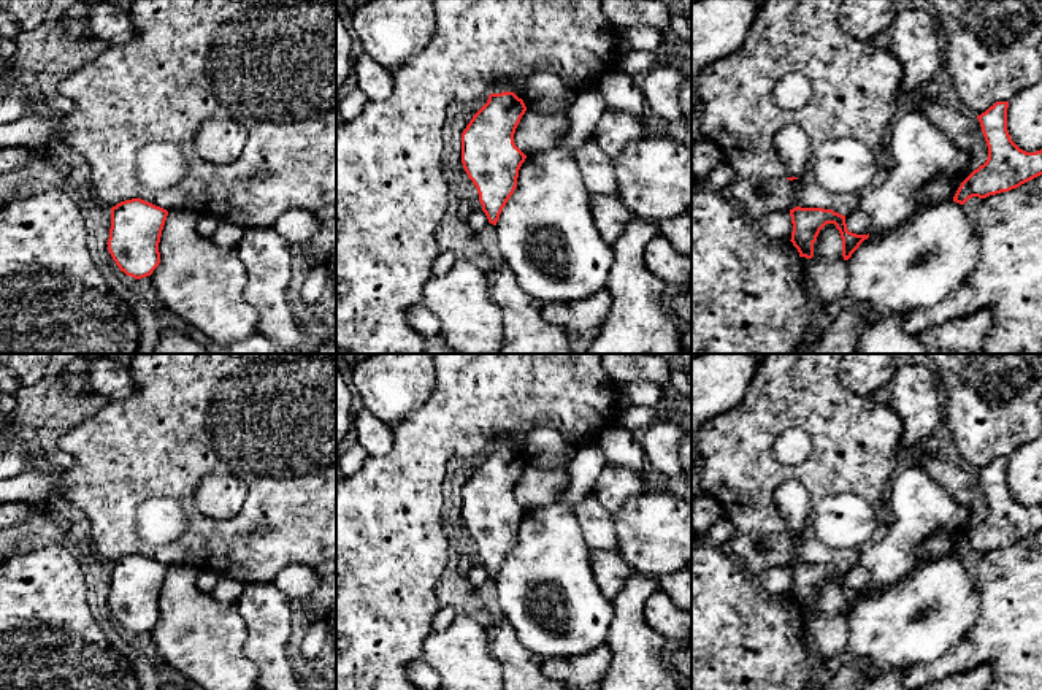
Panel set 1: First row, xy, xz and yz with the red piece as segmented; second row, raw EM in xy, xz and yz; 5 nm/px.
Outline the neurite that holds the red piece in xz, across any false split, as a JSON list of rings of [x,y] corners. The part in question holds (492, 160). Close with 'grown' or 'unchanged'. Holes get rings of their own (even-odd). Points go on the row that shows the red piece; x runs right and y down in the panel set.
[[[514,92],[490,94],[462,133],[462,163],[477,189],[482,211],[496,225],[503,208],[517,187],[519,170],[527,155],[515,146],[514,133],[527,106]]]; unchanged

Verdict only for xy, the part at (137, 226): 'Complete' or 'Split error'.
Complete

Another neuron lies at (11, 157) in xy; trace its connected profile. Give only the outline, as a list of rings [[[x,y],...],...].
[[[21,146],[0,149],[0,174],[25,167],[38,157]]]

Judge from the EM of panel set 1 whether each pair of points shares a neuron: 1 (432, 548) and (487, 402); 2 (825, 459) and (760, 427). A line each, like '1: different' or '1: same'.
1: same
2: same

